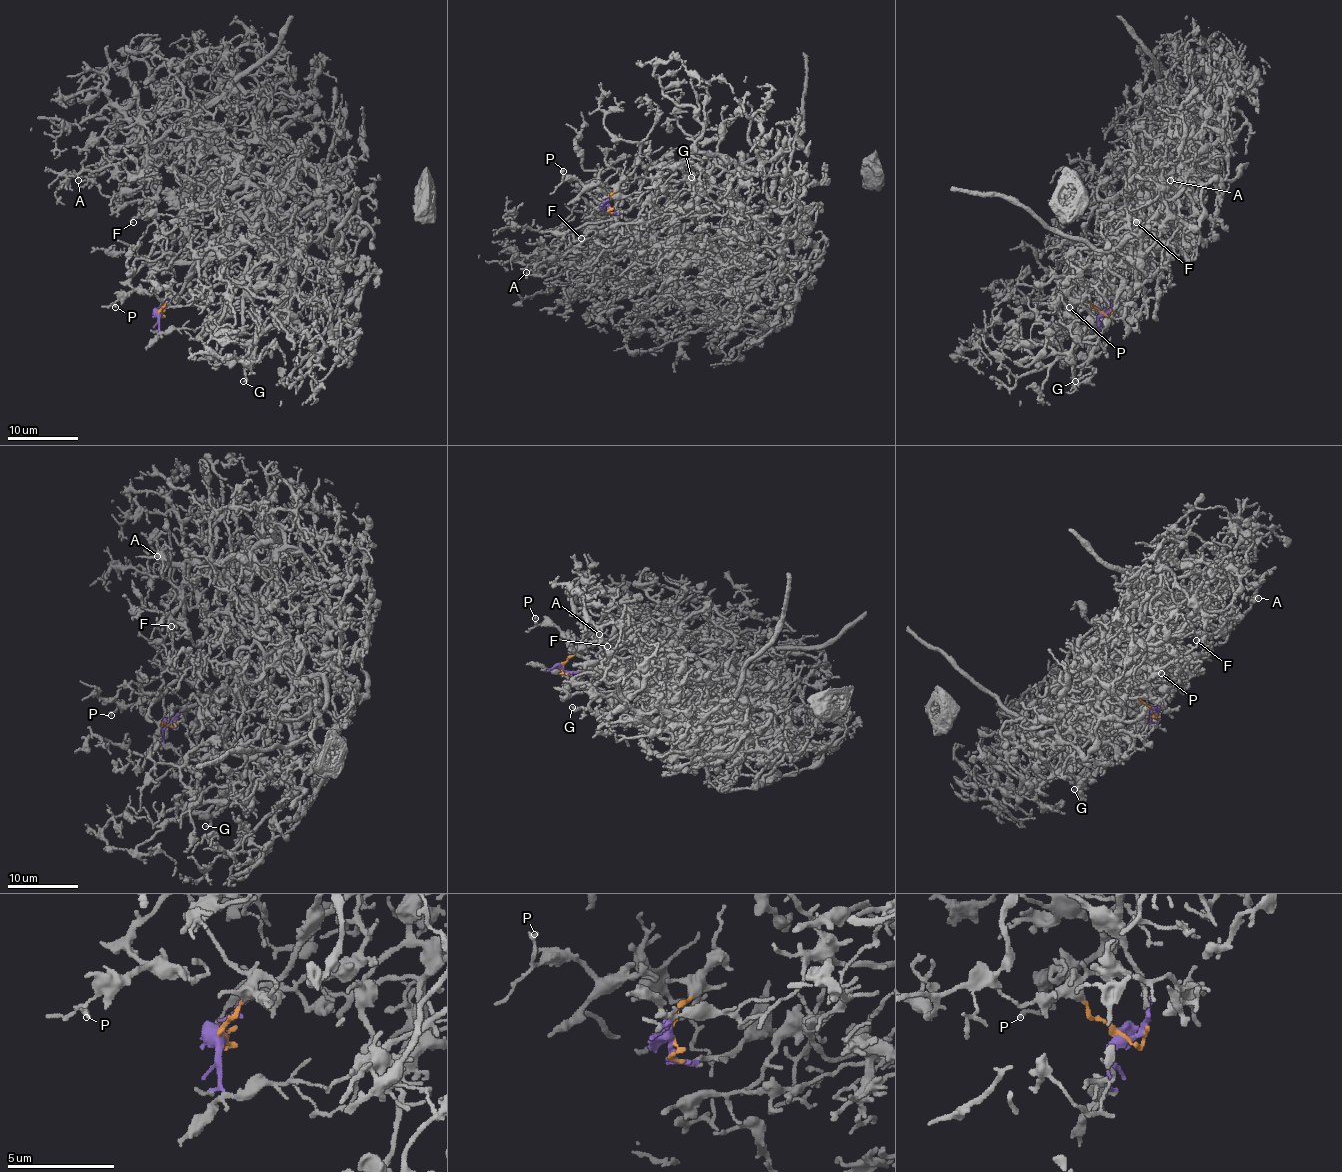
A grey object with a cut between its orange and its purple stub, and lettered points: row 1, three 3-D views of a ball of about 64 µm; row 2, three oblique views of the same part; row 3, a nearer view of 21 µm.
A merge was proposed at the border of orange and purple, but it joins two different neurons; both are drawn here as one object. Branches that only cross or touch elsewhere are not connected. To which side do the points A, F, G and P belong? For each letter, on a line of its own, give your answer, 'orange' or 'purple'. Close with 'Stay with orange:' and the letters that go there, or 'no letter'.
A: orange
F: orange
G: purple
P: orange
Stay with orange: A, F, P

